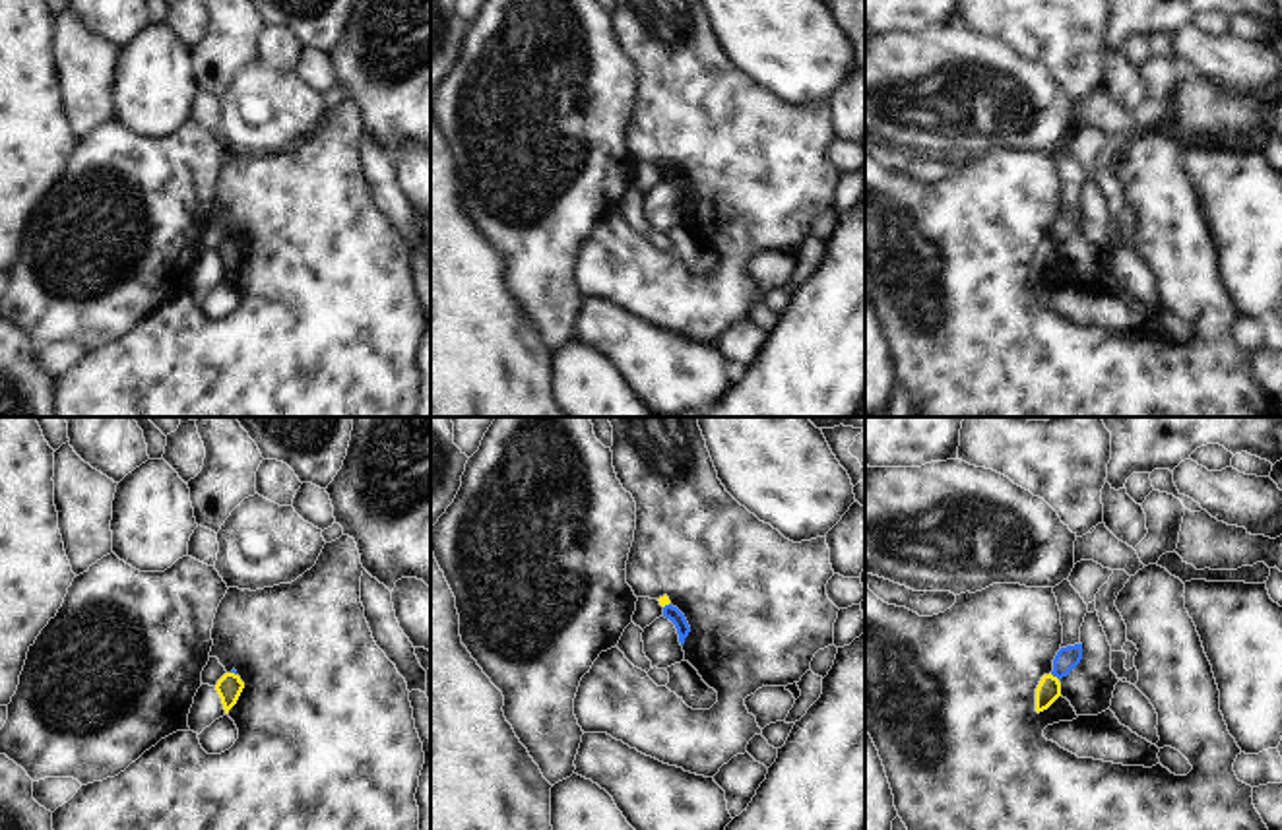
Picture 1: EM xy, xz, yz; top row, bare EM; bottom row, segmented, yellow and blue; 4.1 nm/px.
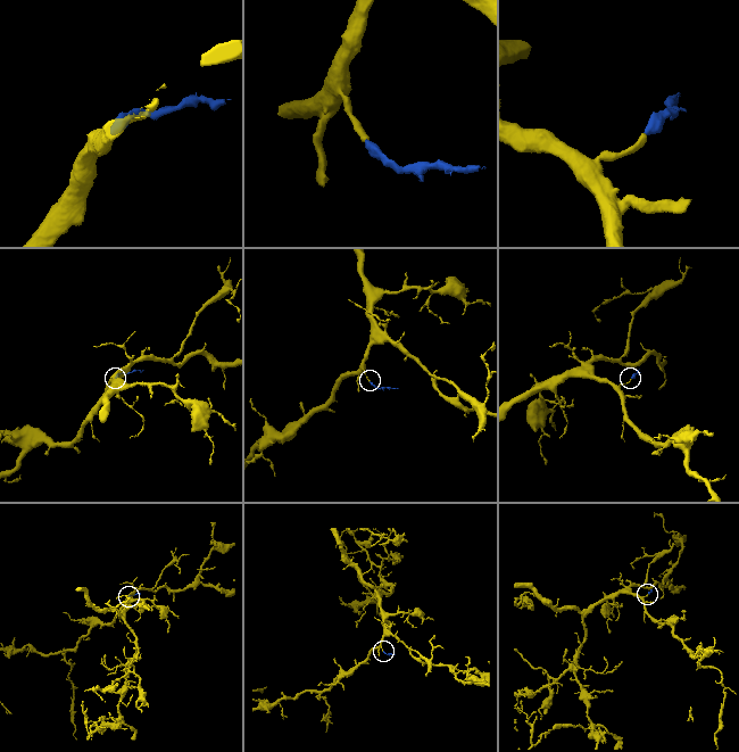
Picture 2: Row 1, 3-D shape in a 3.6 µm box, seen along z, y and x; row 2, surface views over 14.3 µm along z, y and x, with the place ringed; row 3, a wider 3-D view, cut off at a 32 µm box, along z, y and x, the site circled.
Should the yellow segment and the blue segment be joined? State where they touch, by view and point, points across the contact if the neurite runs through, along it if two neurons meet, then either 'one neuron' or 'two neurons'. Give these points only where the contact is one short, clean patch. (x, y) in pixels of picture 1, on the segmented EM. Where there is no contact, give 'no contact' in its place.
meets yellow in yz at (1056, 677); border along yz (1050, 673), (1059, 679); two neurons

